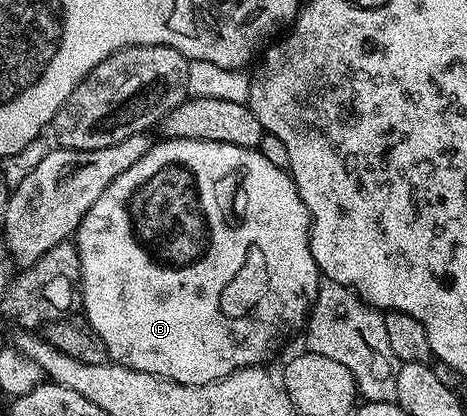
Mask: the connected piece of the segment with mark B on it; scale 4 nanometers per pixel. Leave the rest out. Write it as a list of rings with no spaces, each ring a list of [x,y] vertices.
[[[163,139],[156,142],[121,177],[117,177],[93,201],[89,213],[81,221],[73,236],[75,248],[79,250],[81,261],[81,311],[97,329],[97,337],[105,341],[105,349],[110,362],[123,367],[153,373],[181,385],[209,385],[218,379],[229,377],[242,367],[258,367],[266,364],[267,358],[294,333],[306,324],[311,307],[319,292],[321,272],[311,252],[311,215],[305,201],[301,201],[297,185],[284,168],[265,161],[258,149],[242,147],[232,143],[217,141],[197,141],[196,139]]]

